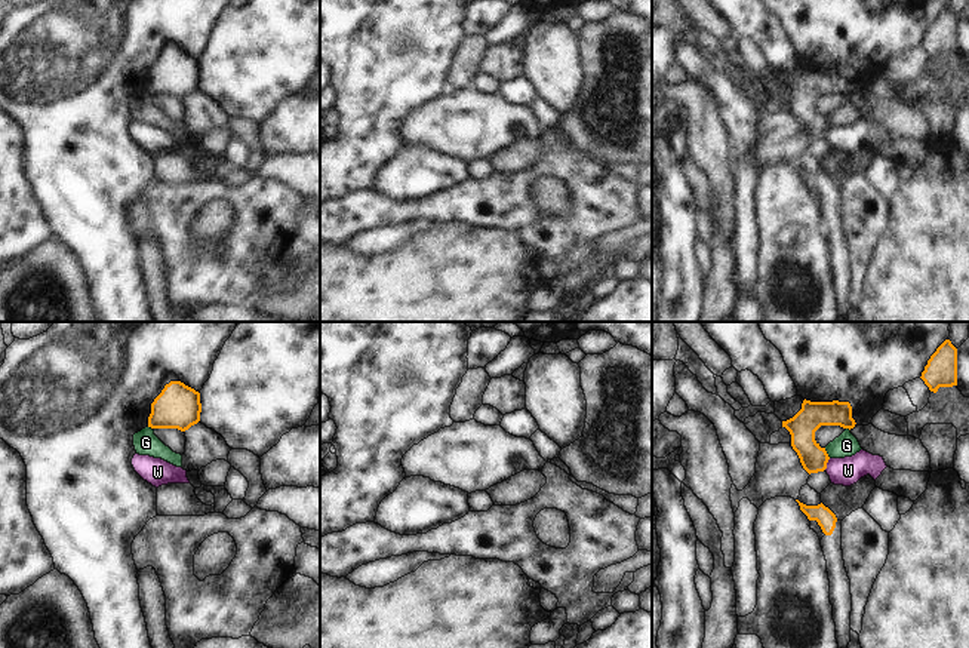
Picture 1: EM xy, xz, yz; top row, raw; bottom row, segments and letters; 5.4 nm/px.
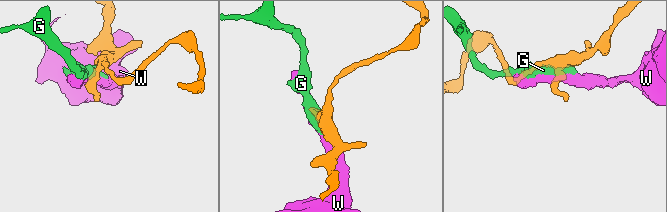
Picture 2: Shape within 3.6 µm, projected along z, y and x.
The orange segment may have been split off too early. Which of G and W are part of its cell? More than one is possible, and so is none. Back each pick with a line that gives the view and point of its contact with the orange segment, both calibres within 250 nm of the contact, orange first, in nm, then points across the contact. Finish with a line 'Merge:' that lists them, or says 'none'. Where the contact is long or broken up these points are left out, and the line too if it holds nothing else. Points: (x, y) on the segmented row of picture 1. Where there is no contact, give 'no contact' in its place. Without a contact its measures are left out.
Merge: none

